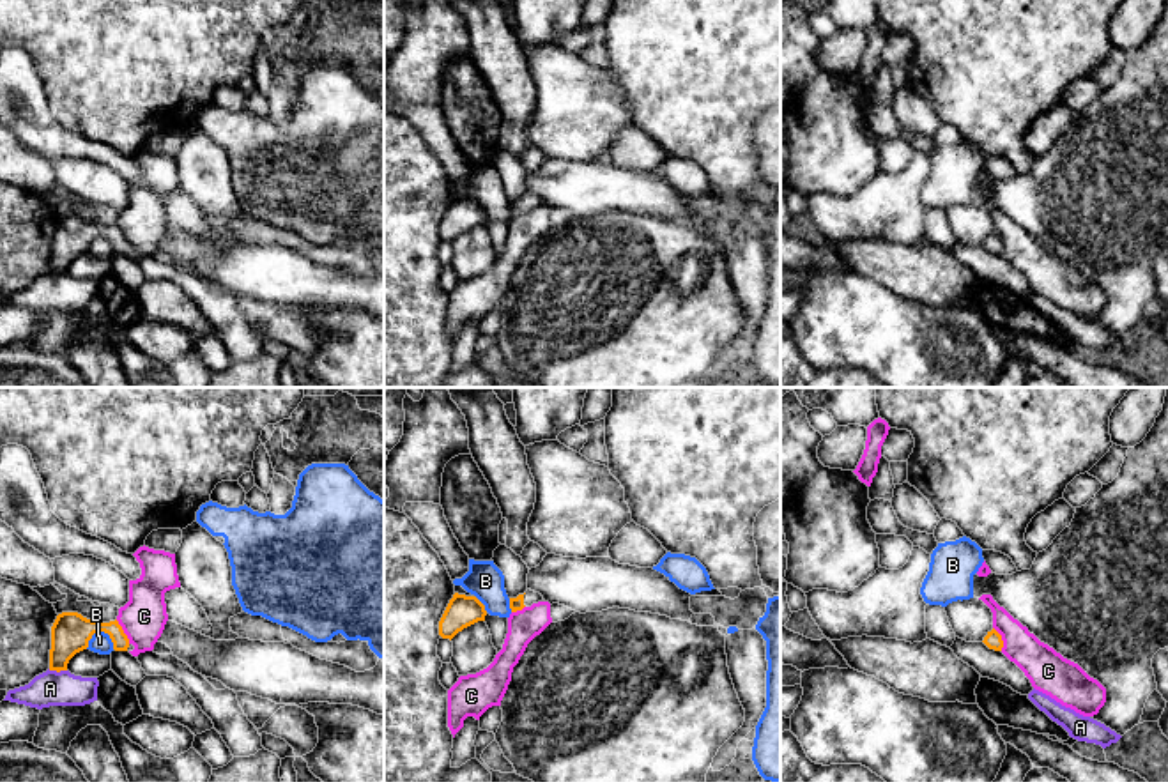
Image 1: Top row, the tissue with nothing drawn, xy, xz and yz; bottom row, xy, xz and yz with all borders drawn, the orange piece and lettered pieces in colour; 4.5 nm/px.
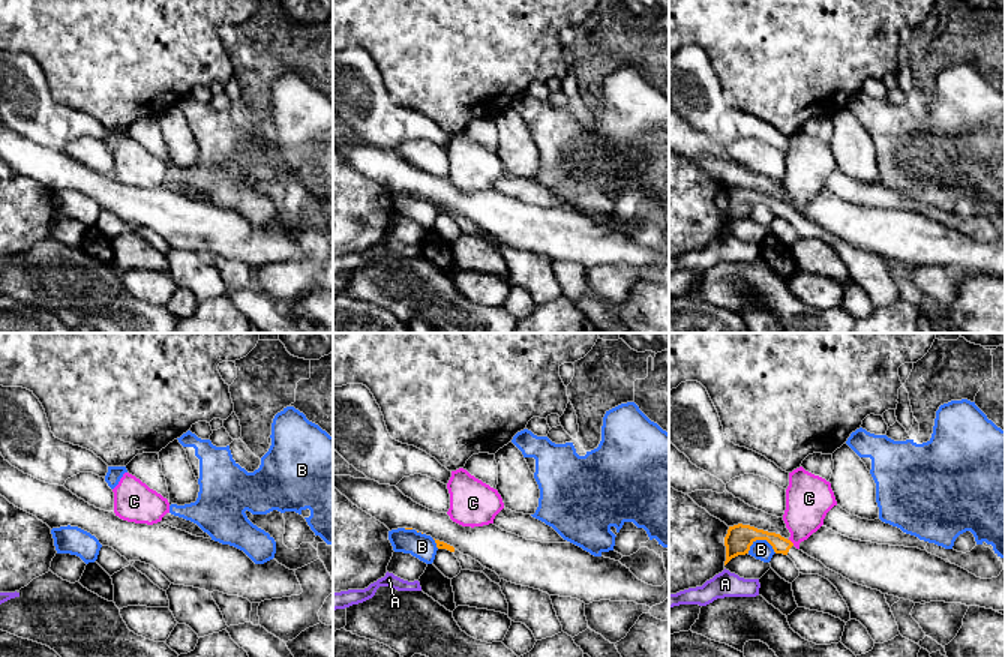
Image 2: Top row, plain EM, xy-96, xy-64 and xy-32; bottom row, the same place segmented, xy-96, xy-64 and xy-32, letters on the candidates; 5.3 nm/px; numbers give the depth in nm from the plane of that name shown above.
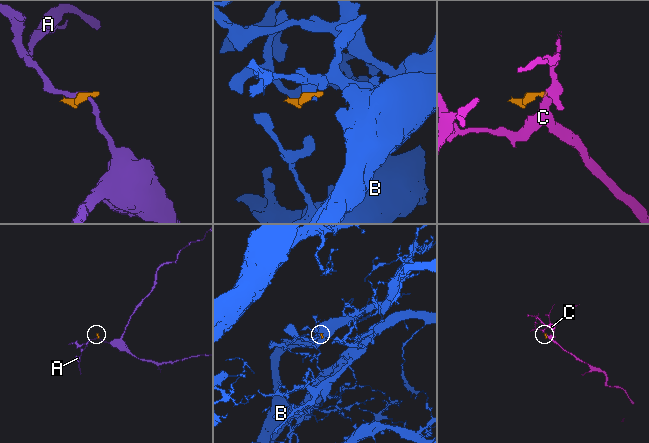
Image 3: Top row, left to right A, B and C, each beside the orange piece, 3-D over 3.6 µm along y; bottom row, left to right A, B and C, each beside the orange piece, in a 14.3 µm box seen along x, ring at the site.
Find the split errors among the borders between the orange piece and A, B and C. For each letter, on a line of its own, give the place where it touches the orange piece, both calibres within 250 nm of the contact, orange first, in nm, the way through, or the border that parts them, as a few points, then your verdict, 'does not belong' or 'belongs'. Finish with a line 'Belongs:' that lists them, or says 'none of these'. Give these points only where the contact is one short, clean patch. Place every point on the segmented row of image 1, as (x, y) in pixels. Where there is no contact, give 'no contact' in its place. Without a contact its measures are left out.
A: contact xy (57, 671); calibres 180 and 160 nm; border xy (48, 669), (66, 671); does not belong
B: contact xy (98, 630); calibres 180 and 90 nm; border xy (114, 643), (107, 634), (96, 632), (85, 648); does not belong
C: contact xy (122, 632); calibres 180 and 200 nm; border xy (115, 620), (130, 643); does not belong
Belongs: none of these

